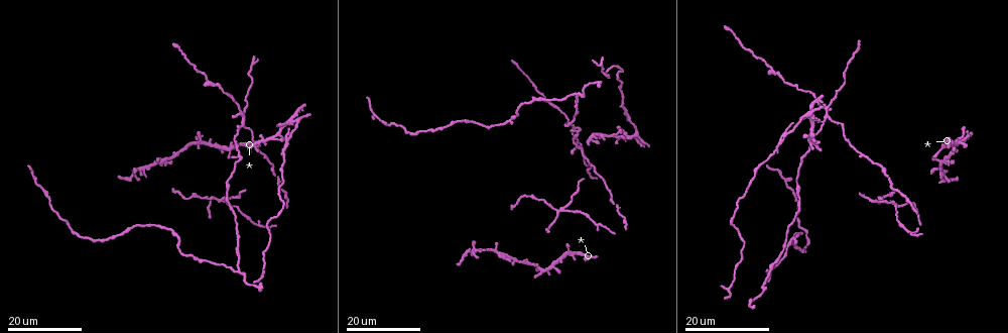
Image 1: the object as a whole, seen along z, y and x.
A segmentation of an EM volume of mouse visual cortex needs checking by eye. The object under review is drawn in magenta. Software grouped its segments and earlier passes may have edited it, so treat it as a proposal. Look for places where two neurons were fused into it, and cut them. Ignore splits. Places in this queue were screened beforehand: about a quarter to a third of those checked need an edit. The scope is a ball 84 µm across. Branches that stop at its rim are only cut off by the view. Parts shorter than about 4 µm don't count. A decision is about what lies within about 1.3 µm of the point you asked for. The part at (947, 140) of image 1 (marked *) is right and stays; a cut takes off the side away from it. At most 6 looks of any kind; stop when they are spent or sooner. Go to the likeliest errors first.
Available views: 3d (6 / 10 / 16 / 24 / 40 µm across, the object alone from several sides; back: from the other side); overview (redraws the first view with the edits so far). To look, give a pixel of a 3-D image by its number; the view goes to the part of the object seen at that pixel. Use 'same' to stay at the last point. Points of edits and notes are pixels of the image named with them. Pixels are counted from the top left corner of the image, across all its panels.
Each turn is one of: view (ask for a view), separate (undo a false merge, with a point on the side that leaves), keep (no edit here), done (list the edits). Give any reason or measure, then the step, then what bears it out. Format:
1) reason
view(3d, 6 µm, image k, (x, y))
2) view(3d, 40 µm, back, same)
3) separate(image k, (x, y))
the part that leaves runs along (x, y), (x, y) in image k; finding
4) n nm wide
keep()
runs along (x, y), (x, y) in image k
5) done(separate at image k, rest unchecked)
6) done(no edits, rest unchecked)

four-way junction
view(3d, 16 µm, image 1, (223, 202))

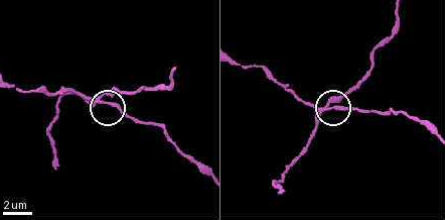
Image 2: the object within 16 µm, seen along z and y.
view(3d, 10 µm, image 2, (325, 108))

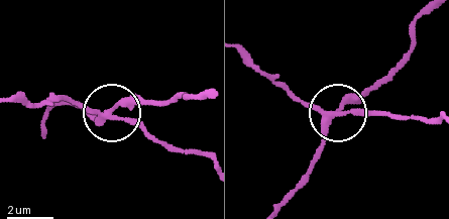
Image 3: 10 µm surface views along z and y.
side arm 13 µm
separate(image 3, (133, 104))
the part that leaves runs along (105, 114), (126, 102), (207, 97) in image 3; a second neuron is stuck on

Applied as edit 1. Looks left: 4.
two arms in line, one across
view(3d, 16 µm, image 1, (239, 271))

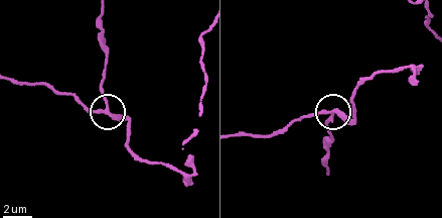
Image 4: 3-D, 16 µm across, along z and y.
view(3d, 10 µm, image 4, (101, 110))

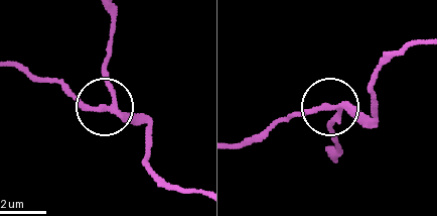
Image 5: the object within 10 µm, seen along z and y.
keep()
runs along (110, 10), (106, 107), (127, 114), (148, 135) in image 5; continuous, no second neuron

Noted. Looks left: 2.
four arms meet
view(3d, 16 µm, image 1, (292, 118))

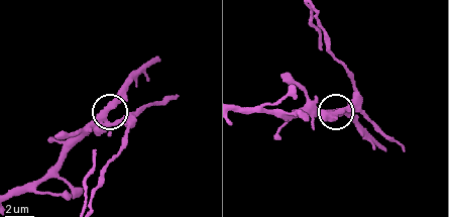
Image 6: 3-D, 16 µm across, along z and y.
view(3d, 6 µm, image 6, (105, 118))

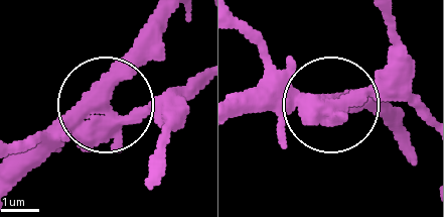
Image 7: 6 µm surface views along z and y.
side arm 6 µm
separate(image 7, (154, 117))
the part that leaves runs along (332, 112), (384, 64), (388, 9) in image 7; a second neuron is stuck on

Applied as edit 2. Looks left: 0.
done(separate at image 3, separate at image 7, rest unchecked)

